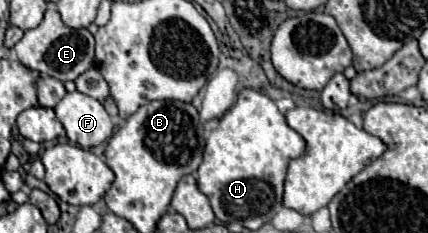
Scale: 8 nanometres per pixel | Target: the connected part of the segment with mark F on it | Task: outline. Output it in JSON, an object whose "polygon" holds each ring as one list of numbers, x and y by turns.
{"polygon":[[72,92,72,94,66,94,62,98,62,102,58,106,54,106,54,112,56,112,56,118,62,122,66,134,68,134,68,140,80,148,94,148,102,142,106,142,110,136,112,136,112,130,114,130,114,124,108,116,108,112,104,110,104,106,86,96,86,94,80,94,80,92]]}

